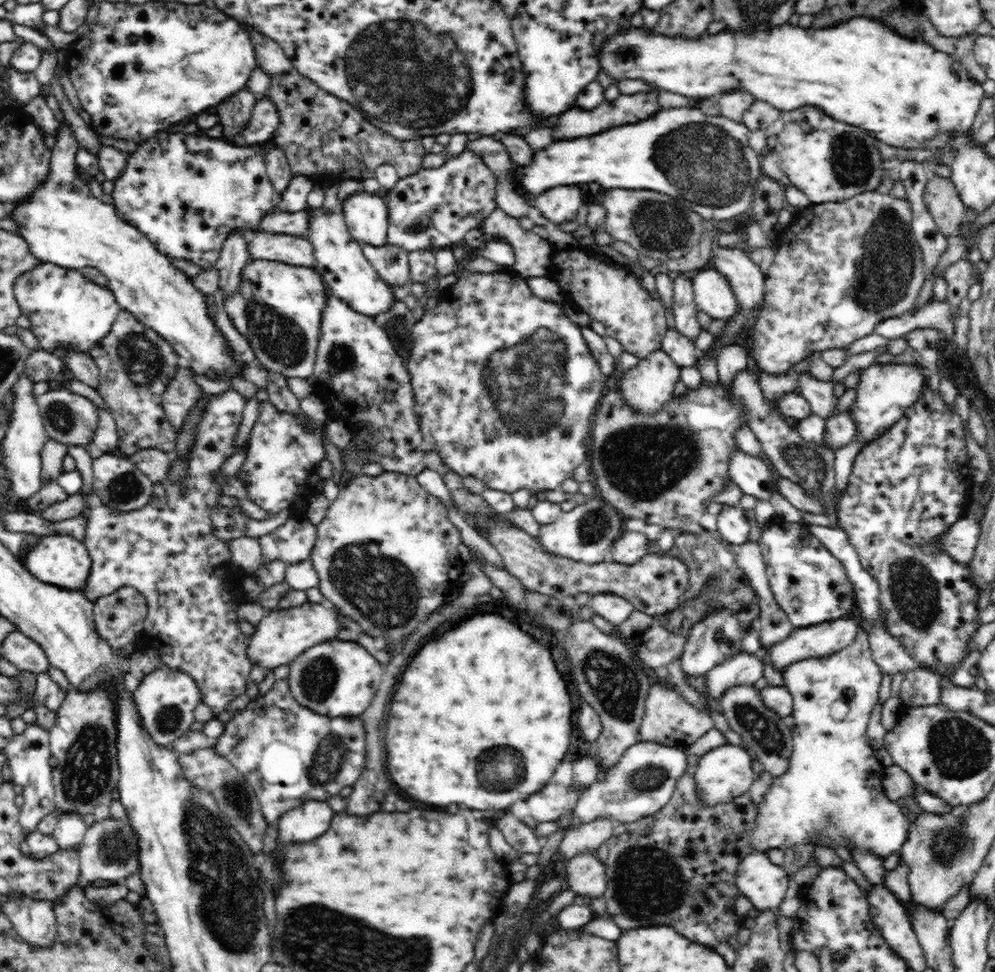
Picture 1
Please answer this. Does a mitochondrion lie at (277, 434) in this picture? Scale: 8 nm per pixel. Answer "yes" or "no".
no

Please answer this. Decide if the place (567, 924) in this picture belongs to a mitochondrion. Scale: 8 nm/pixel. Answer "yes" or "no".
no

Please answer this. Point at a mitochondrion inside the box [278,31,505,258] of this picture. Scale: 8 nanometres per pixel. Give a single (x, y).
(415, 228)

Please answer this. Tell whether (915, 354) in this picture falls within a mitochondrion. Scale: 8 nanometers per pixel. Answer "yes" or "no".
no

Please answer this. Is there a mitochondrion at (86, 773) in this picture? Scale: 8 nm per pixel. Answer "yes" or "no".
yes

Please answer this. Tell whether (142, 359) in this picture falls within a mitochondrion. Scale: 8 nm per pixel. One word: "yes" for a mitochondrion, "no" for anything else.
yes

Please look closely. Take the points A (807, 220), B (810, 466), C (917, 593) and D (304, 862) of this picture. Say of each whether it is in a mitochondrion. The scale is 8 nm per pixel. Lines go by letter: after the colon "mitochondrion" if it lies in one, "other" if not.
A: other
B: mitochondrion
C: mitochondrion
D: other

